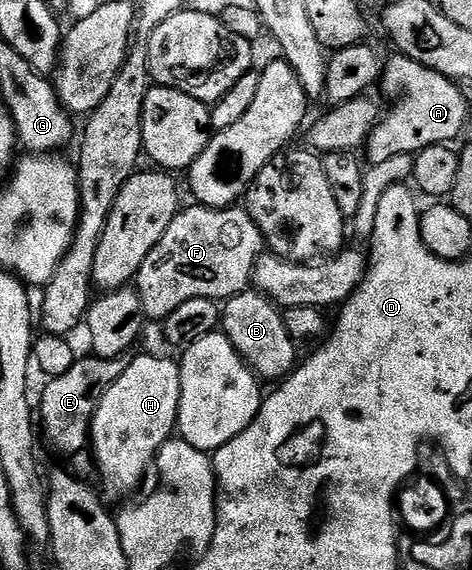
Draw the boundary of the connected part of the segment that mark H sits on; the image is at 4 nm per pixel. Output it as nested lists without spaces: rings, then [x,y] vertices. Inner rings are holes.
[[[142,355],[139,359],[136,357],[130,359],[128,369],[124,369],[124,373],[120,377],[120,381],[116,381],[112,385],[112,389],[108,389],[108,393],[104,393],[104,397],[100,401],[100,405],[96,409],[94,414],[94,423],[90,427],[90,443],[92,444],[92,450],[95,455],[95,461],[98,463],[98,470],[101,478],[105,481],[116,494],[122,495],[125,491],[130,491],[133,487],[138,487],[142,483],[142,478],[146,475],[146,470],[153,468],[156,463],[156,456],[158,450],[163,447],[164,444],[170,442],[172,436],[175,434],[178,426],[178,406],[180,405],[180,366],[177,362],[174,363],[170,359],[157,359],[154,355]]]

